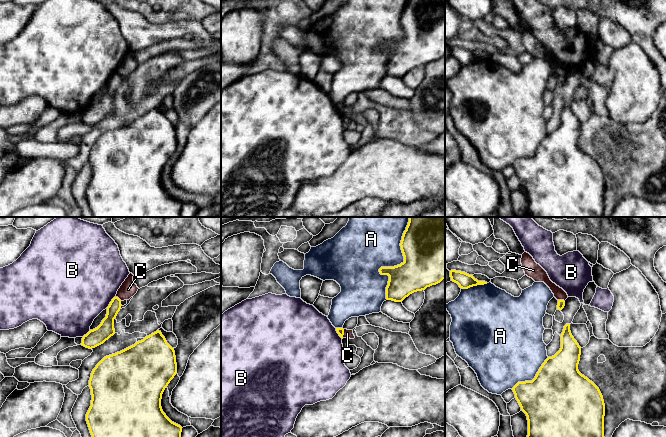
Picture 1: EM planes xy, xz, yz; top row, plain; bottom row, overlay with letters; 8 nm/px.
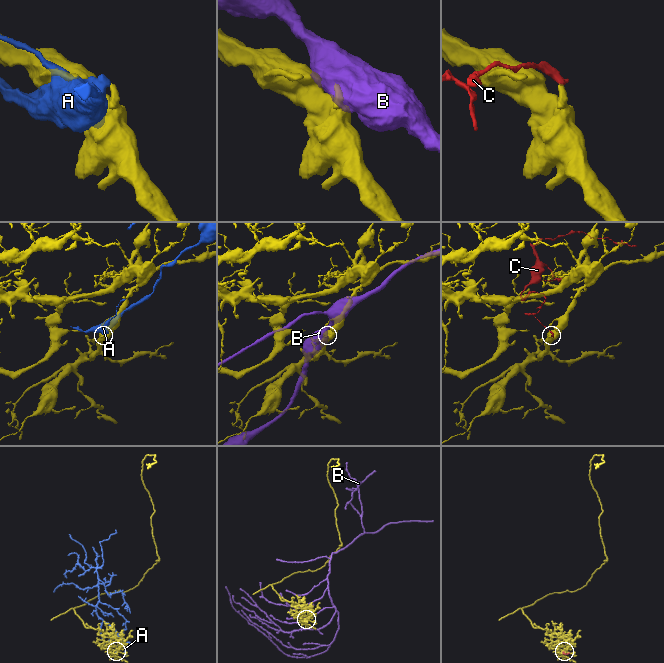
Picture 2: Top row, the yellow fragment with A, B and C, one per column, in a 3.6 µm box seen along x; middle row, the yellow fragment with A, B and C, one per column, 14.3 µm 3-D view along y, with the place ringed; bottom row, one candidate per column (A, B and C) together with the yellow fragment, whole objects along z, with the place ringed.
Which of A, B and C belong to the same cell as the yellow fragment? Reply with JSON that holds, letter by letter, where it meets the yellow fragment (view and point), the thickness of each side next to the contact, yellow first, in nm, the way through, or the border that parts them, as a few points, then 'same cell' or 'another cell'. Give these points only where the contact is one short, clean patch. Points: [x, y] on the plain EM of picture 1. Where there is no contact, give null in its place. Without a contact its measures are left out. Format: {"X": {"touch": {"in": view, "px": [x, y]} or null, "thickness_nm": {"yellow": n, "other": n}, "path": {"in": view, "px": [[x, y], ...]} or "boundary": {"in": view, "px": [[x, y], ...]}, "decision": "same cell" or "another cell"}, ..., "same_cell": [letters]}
{"A": {"touch": {"in": "xz", "px": [392, 43]}, "thickness_nm": {"yellow": 320, "other": 380}, "decision": "another cell"}, "B": {"touch": {"in": "xy", "px": [110, 78]}, "thickness_nm": {"yellow": 140, "other": 500}, "decision": "another cell"}, "C": {"touch": {"in": "yz", "px": [561, 76]}, "thickness_nm": {"yellow": 60, "other": 100}, "boundary": {"in": "yz", "px": [[558, 75], [564, 77]]}, "decision": "another cell"}, "same_cell": []}

